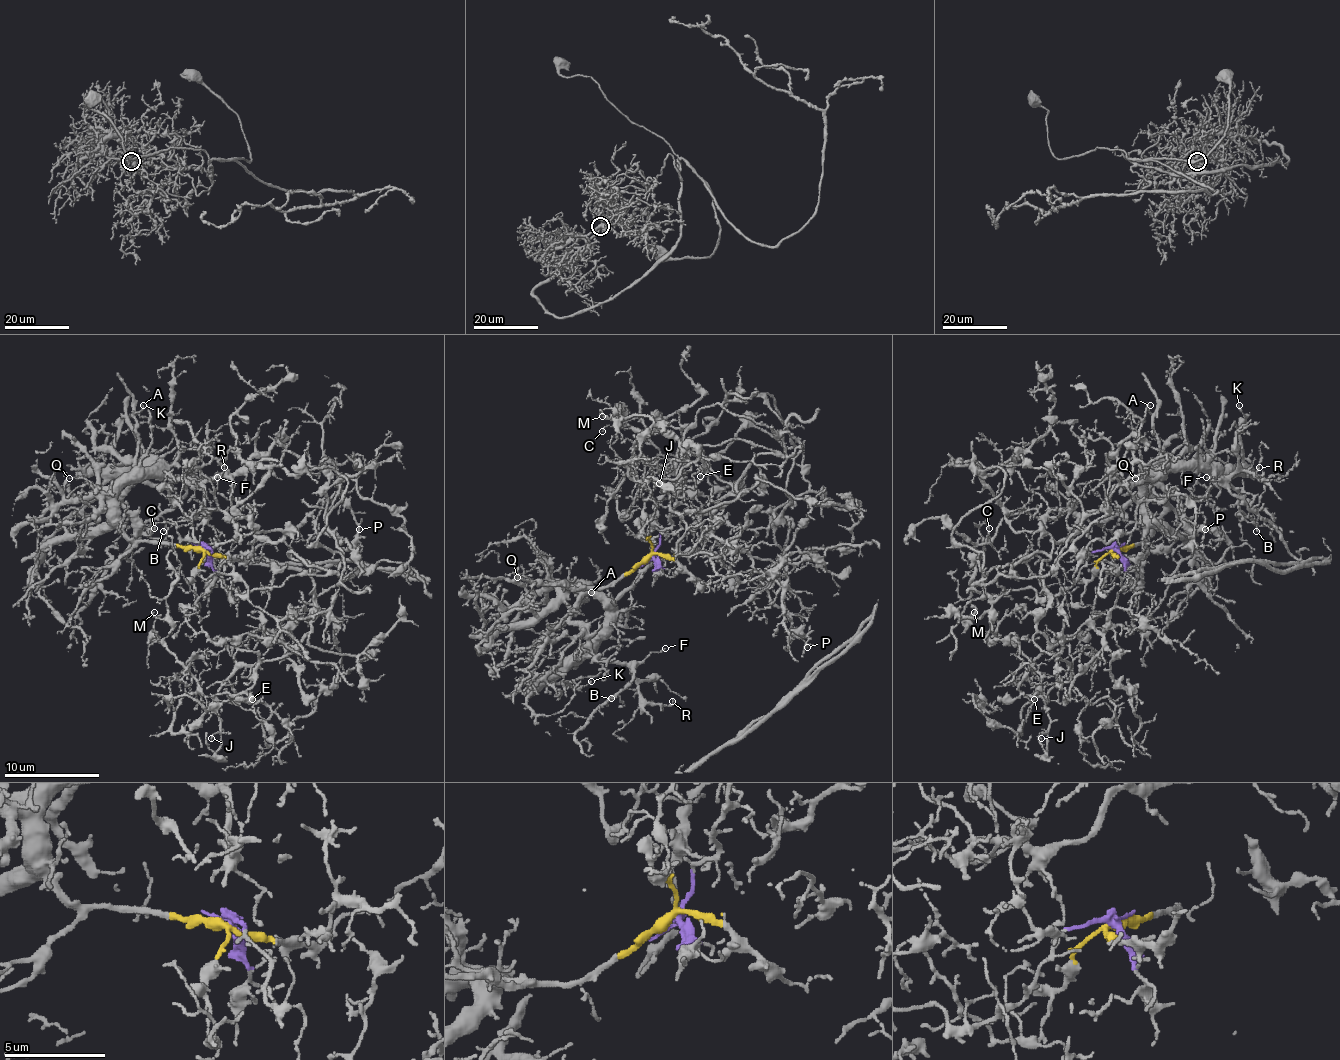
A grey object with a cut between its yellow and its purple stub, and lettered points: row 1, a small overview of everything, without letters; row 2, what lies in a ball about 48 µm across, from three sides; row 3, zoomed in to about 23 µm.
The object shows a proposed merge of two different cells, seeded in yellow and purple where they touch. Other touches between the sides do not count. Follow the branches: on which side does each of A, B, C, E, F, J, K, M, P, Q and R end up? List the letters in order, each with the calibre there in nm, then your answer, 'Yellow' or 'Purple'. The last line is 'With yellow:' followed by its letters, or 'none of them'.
A: Thickness 110 nm. Yellow
B: Thickness 110 nm. Yellow
C: Thickness 110 nm. Purple
E: Thickness 80 nm. Purple
F: Thickness 120 nm. Yellow
J: Thickness 120 nm. Purple
K: Thickness 140 nm. Yellow
M: Thickness 120 nm. Purple
P: Thickness 150 nm. Purple
Q: Thickness 100 nm. Yellow
R: Thickness 100 nm. Yellow
With yellow: A, B, F, K, Q, R

